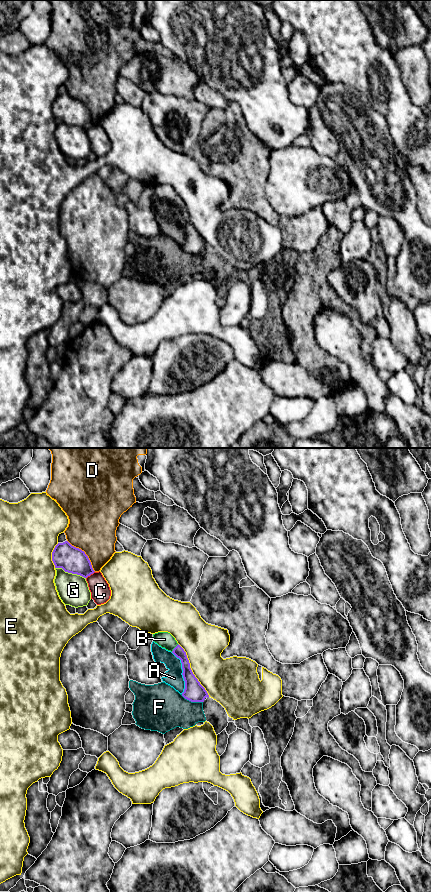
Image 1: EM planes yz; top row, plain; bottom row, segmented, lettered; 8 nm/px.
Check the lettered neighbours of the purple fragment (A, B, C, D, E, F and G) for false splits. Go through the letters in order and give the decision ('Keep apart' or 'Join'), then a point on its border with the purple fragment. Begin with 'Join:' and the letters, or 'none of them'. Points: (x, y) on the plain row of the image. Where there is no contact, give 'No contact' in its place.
Join: none of them
A: Keep apart. Touches purple at yz (183, 224)
B: Keep apart. Touches purple at yz (174, 200)
C: Keep apart. Touches purple at yz (90, 126)
D: Keep apart. Touches purple at yz (84, 105)
E: Keep apart. Touches purple at yz (191, 222)
F: Keep apart. Touches purple at yz (192, 253)
G: Keep apart. Touches purple at yz (70, 124)

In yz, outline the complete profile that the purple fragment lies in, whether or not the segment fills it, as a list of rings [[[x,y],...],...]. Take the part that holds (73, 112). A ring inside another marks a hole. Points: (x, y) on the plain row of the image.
[[[68,93],[55,98],[52,104],[52,113],[55,120],[62,120],[65,124],[84,130],[95,124],[85,104],[72,98]]]

